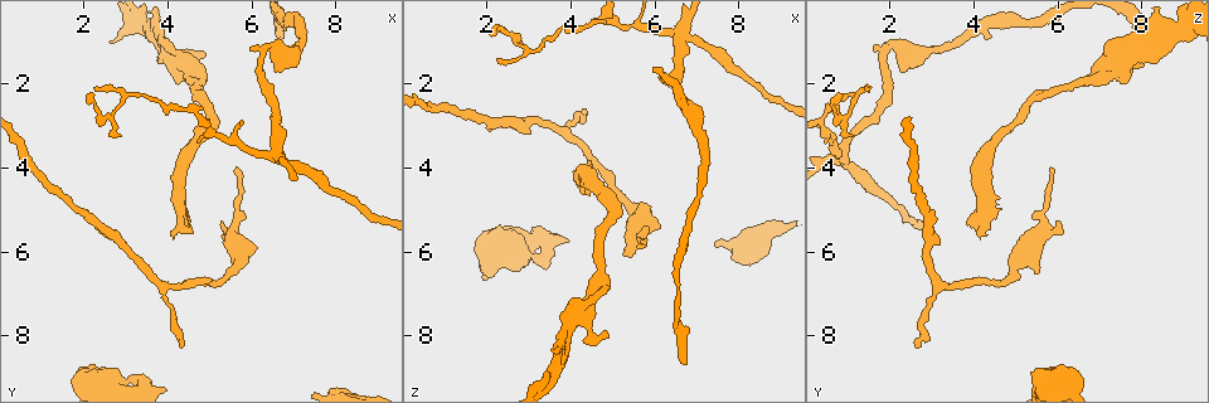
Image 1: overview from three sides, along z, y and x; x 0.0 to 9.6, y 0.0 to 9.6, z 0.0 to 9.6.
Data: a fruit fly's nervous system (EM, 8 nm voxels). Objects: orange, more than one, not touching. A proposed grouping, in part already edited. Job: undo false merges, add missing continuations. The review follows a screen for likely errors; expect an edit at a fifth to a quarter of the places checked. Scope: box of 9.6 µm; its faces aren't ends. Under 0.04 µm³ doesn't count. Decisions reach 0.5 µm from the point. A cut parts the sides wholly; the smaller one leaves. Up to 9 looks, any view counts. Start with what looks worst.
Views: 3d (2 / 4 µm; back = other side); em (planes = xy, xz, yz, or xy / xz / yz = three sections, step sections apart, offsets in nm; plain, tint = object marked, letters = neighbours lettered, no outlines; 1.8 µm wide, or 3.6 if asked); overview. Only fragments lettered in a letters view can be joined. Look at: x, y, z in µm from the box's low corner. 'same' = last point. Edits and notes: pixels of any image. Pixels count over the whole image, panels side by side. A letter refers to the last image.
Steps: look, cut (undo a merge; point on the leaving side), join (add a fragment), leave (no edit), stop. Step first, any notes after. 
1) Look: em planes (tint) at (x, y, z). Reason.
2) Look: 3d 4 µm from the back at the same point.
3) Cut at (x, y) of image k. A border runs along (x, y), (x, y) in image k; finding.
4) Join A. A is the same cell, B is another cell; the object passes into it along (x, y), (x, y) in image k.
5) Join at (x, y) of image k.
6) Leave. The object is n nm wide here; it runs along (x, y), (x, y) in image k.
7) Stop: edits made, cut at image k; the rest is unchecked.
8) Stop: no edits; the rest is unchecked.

Look: em 3.6 µm xy step 4 (tint) at (6.60, 3.70, 0.85). Four-way junction.

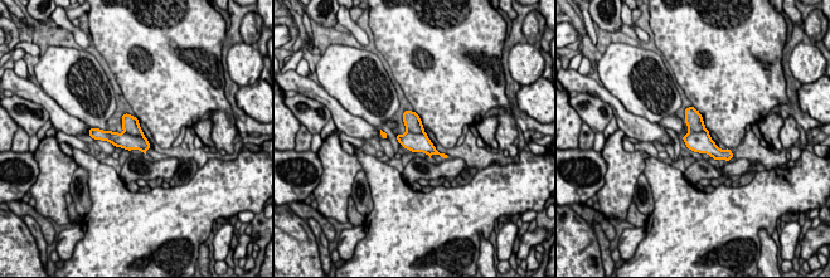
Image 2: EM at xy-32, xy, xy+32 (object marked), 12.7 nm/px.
Look: em 3.6 µm planes (tint) at the same point. Another direction.

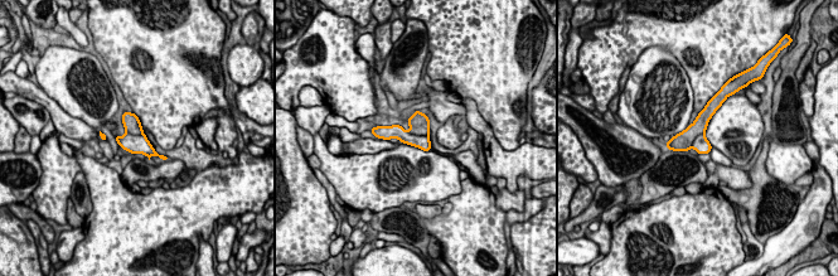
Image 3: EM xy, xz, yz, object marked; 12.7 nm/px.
Look: em 3.6 µm planes (letters) at the same point.

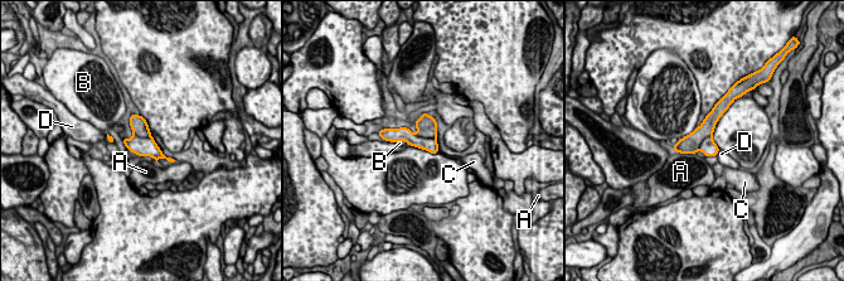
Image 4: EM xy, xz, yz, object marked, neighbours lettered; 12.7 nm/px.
Cut at (426, 125) of image 4. A, B, C and D are other cells; the part that leaves runs along (717, 107), (708, 125), (677, 148) in image 4; a second neuron is stuck on.

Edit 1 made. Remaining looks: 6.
Look: em planes (letters) at (4.15, 5.65, 4.35). Free end.

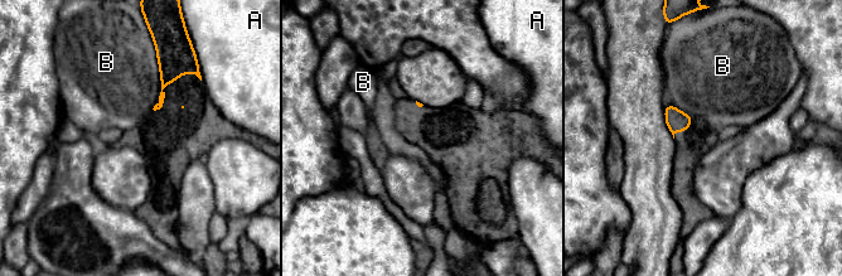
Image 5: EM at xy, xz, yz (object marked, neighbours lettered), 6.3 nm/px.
Leave. The longest contact is with B, 380 nm; A and B are other cells; no lettered fragment goes on from it.

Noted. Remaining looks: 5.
Look: 3d 2 µm at (4.85, 1.30, 7.95). Tapers out.

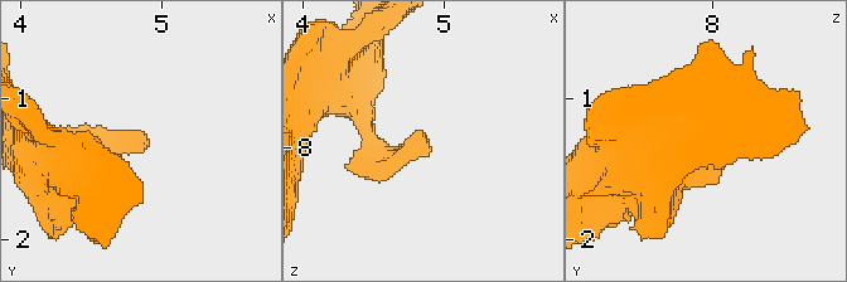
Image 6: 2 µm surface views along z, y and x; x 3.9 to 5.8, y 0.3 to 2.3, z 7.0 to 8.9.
Look: em xz step 16 (tint) at (4.88, 1.38, 7.94). Need the tissue.

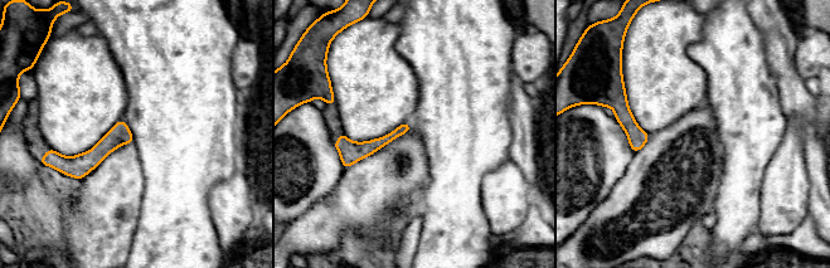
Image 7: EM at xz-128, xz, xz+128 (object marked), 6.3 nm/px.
Look: em planes (letters) at the same point. Cut it another way.

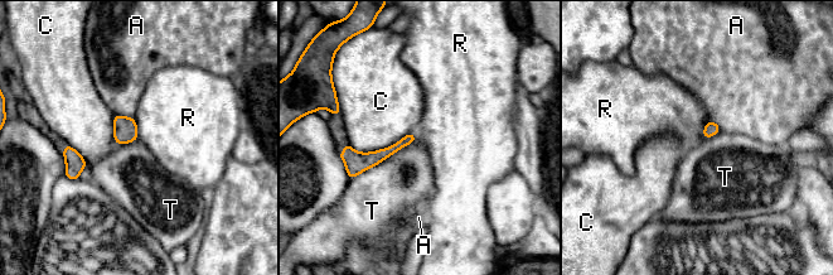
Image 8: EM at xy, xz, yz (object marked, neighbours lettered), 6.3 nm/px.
Leave. A, C, R and T are other cells; it runs along (412, 138), (349, 168) in image 8; none of them fits.

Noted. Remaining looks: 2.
Stop: edits made, cut at image 4; the rest is unchecked.

